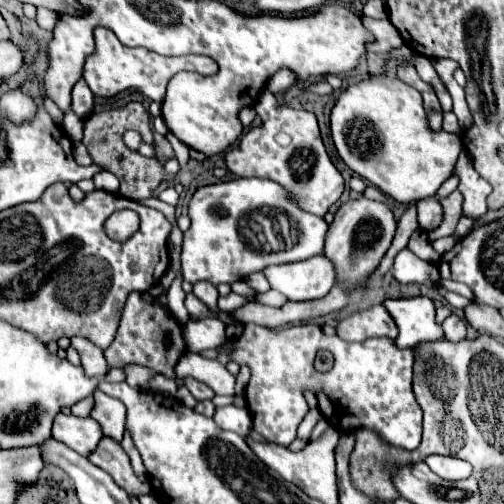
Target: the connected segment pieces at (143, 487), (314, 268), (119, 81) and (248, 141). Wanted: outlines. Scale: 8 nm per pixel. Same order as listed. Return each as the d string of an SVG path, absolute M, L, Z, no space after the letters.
M104 437L98 447L88 455L88 459L104 469L108 475L112 475L112 479L122 487L126 489L128 493L134 493L134 495L140 495L140 493L148 493L150 485L148 483L142 483L134 471L132 471L132 465L130 465L130 459L126 455L126 451L122 449L122 445L118 441L114 441L112 437Z
M324 255L308 261L270 265L262 271L272 289L288 297L288 301L310 301L324 297L334 285L332 263Z
M98 27L94 31L94 39L96 39L96 53L86 59L84 79L90 85L90 89L94 91L94 95L100 95L100 97L110 97L110 95L116 95L118 91L134 87L150 100L161 102L164 99L168 81L178 71L194 71L194 73L200 73L200 75L214 75L218 71L218 65L206 55L164 57L164 55L156 55L148 49L124 47L116 39L116 35L110 29L104 29L104 27Z
M268 89L260 93L254 109L262 119L262 125L248 129L228 149L228 169L238 177L262 177L280 183L298 197L298 203L304 207L304 211L324 217L328 207L340 199L344 191L344 179L324 149L316 115L312 111L280 105Z

